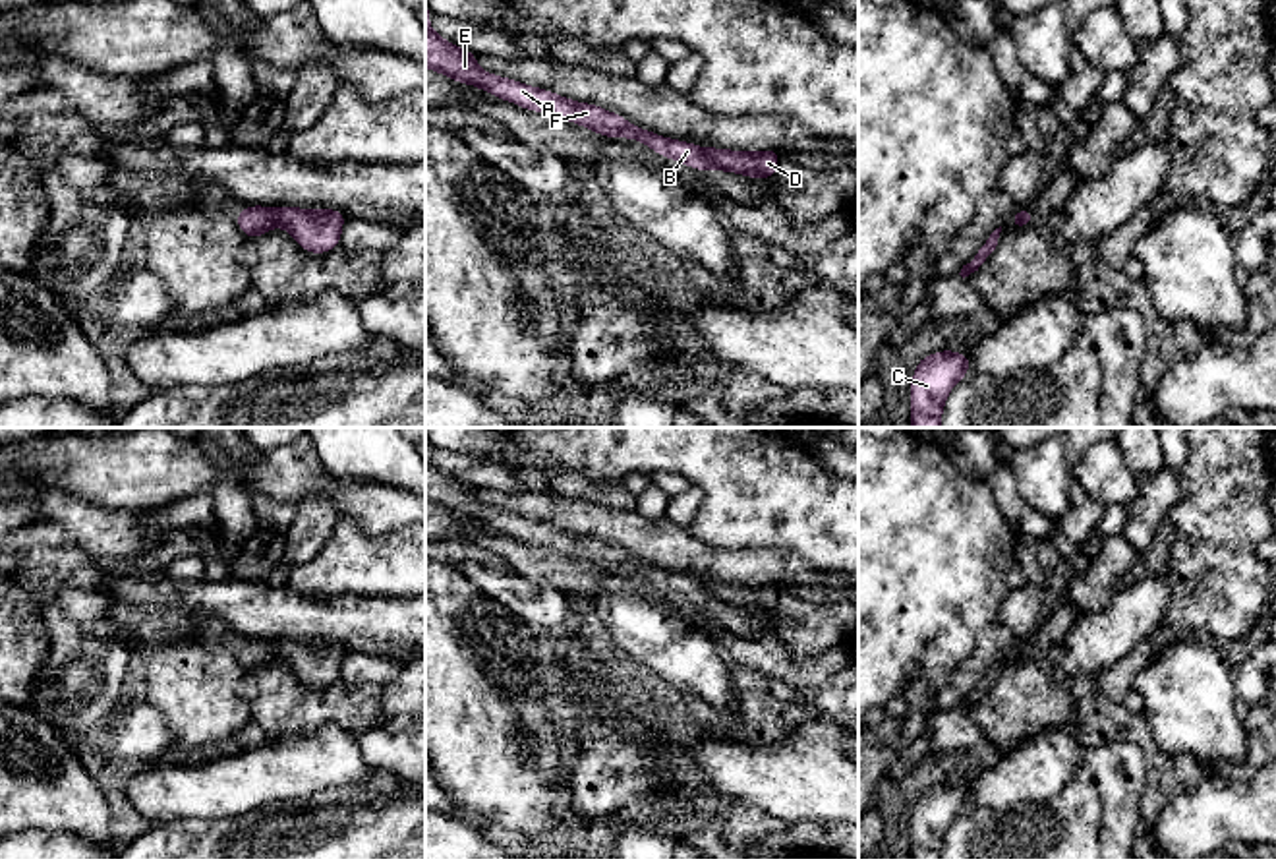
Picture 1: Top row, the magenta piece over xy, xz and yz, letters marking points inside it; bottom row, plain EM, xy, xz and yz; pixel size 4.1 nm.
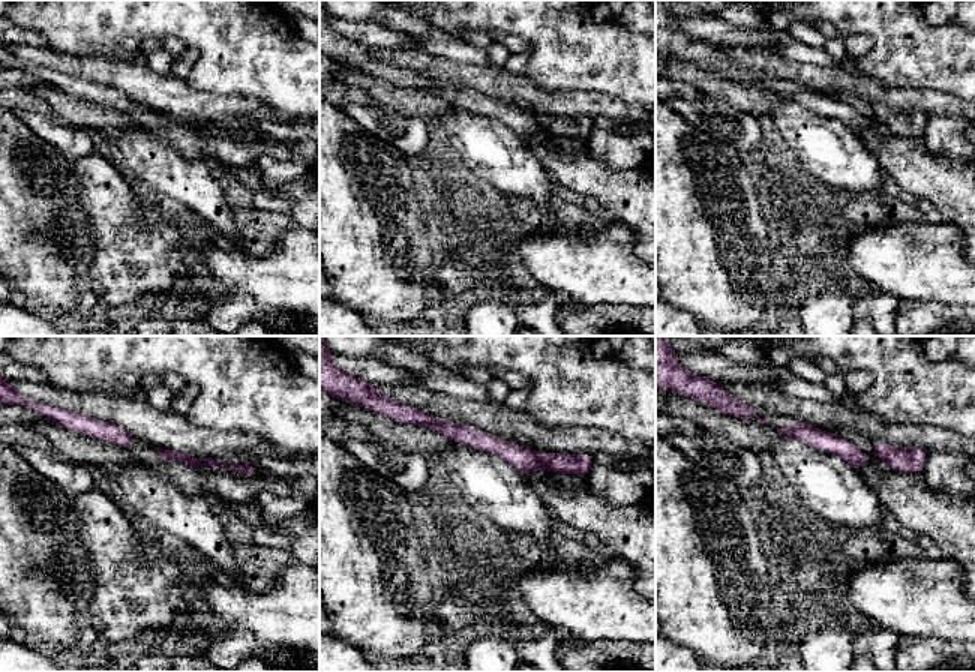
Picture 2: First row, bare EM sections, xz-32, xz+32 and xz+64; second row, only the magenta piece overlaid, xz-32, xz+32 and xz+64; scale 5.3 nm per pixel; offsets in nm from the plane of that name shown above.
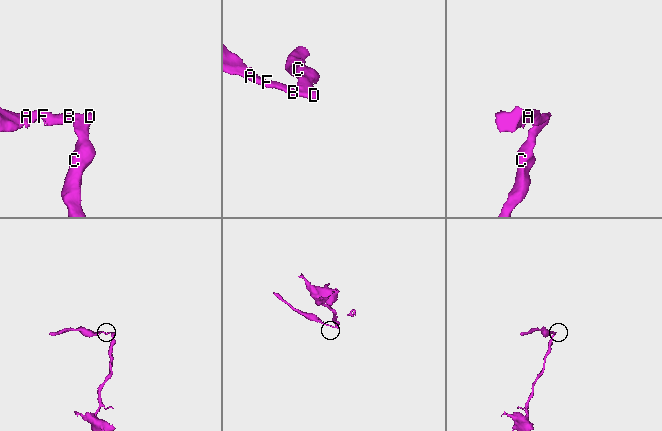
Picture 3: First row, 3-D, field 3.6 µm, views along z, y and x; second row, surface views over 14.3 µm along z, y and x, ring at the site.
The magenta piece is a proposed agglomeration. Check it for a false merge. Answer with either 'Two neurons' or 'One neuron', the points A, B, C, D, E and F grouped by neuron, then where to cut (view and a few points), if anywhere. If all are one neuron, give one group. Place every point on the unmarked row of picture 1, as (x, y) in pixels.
Two neurons. Groups: A B E F / C D. Split along xz (704, 583), (714, 600)

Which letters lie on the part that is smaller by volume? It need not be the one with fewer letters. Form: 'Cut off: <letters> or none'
Cut off: A, B, E, F

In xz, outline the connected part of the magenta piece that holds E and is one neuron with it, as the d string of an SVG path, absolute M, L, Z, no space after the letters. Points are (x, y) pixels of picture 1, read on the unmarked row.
M425 431L425 501L439 505L458 517L474 518L489 528L514 536L526 544L545 546L572 557L594 563L601 571L624 571L642 575L648 582L665 592L679 594L694 604L711 604L711 594L696 577L663 571L640 559L632 559L624 549L609 546L597 538L576 536L547 522L532 520L510 511L501 511L476 499L478 486L464 484L439 466L427 453L431 443Z

